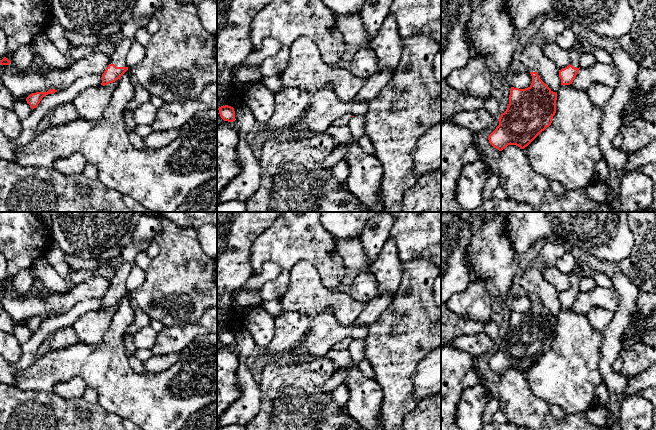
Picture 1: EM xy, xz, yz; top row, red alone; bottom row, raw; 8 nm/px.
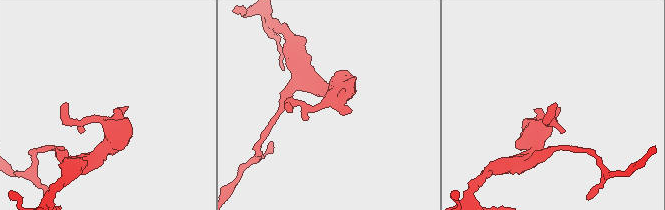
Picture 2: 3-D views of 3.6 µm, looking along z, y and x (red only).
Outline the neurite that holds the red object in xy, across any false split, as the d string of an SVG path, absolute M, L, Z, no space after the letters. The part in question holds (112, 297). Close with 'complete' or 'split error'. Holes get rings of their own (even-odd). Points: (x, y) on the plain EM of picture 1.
M145 241L140 244L124 244L121 257L123 263L116 269L115 275L111 280L111 287L108 289L102 298L101 309L113 307L128 294L126 282L131 278L132 268L135 257L138 253L146 251L150 245L150 241Z; split error

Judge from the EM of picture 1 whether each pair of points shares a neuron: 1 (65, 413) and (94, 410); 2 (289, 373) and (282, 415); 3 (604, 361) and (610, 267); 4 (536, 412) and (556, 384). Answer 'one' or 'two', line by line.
1: one
2: one
3: two
4: two

